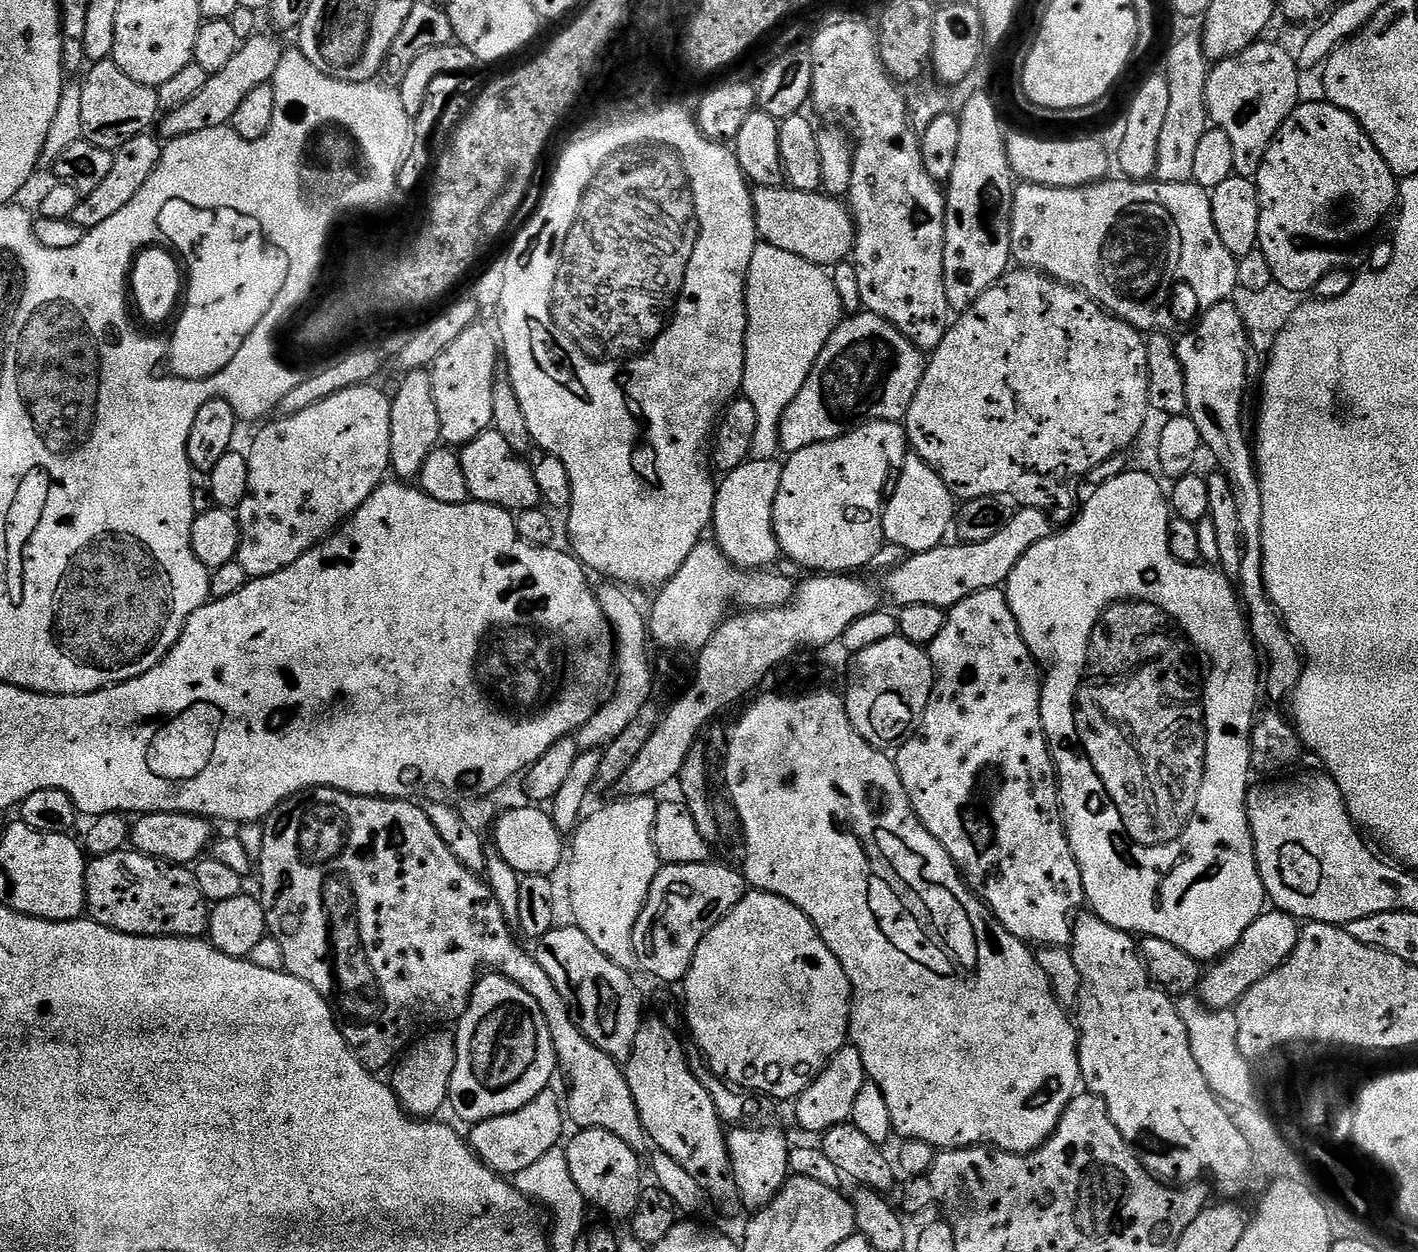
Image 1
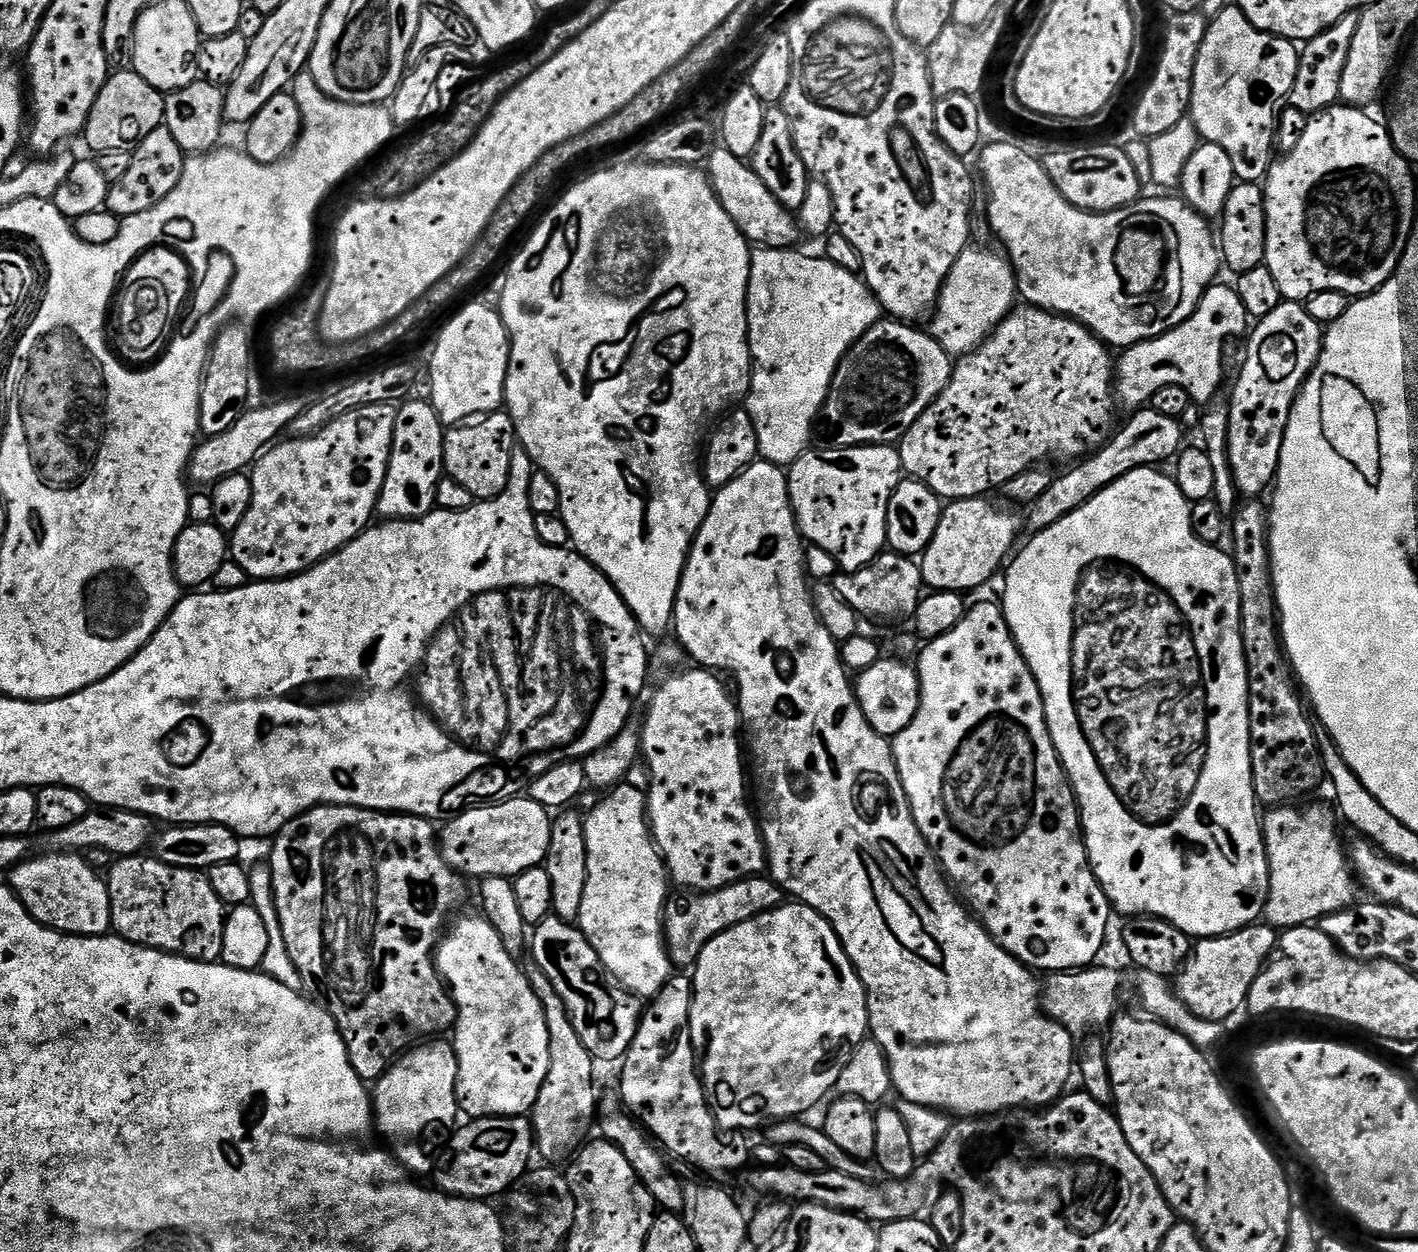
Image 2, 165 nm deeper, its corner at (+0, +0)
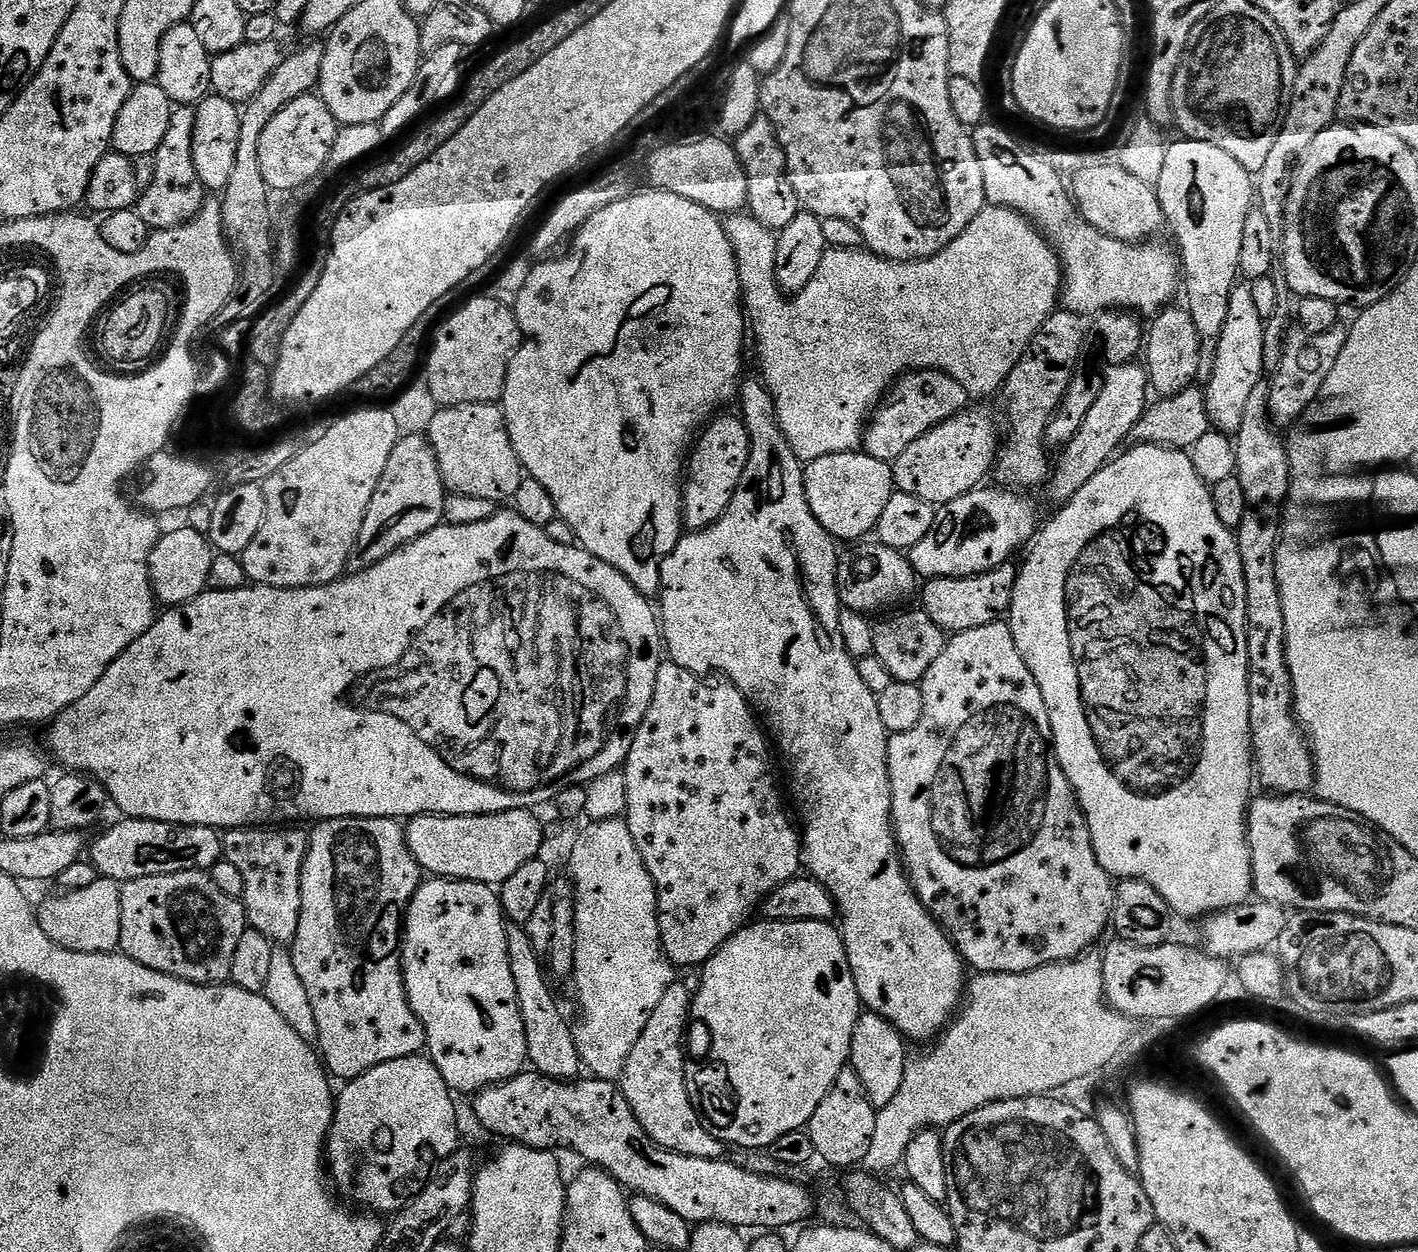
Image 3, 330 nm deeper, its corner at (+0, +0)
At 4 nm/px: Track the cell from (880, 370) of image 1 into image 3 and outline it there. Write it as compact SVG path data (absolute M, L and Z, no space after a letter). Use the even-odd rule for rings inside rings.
M909 372L892 385L880 407L872 413L864 429L863 451L879 460L894 462L907 448L914 446L922 434L965 411L968 403L970 397L966 389L944 372Z

